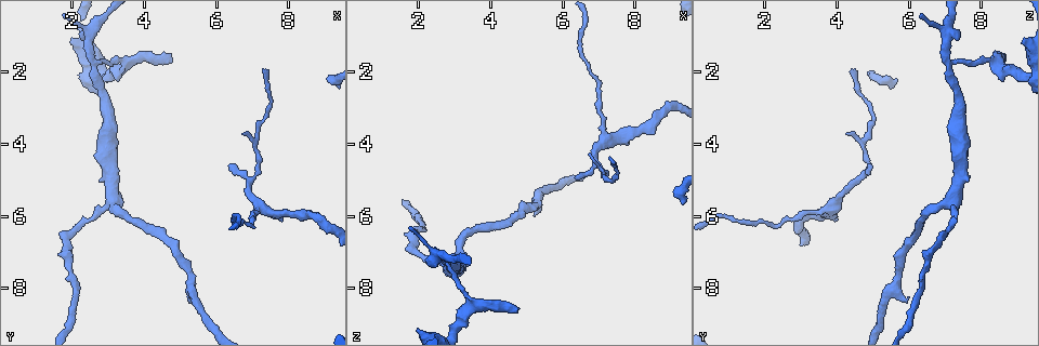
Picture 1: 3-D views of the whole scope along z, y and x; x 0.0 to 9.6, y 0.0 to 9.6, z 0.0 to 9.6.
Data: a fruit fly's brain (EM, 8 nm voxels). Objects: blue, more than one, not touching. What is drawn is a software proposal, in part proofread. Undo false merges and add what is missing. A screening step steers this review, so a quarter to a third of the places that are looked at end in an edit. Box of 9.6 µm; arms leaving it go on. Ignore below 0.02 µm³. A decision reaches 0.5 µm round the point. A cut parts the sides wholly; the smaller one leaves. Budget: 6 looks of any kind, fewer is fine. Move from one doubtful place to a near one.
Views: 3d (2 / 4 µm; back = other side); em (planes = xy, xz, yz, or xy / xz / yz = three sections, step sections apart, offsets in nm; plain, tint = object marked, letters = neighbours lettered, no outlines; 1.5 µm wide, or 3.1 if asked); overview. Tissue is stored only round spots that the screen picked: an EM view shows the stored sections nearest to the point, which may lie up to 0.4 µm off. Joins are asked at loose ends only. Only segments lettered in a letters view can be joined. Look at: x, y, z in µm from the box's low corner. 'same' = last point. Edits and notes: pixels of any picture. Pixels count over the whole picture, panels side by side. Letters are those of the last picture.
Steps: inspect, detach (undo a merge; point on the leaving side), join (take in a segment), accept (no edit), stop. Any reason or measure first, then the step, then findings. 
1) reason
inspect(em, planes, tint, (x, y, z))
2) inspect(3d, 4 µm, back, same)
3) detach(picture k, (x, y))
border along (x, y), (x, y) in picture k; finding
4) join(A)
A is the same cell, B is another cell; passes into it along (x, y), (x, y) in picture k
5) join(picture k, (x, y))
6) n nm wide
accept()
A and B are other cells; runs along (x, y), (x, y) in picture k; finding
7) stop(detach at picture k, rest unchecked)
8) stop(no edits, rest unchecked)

free end
inspect(em, planes, letters, (4.75, 1.80, 8.65))

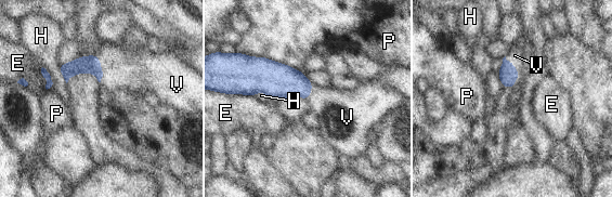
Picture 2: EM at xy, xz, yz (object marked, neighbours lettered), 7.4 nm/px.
join(V)
V is the same cell, E, H and P are other cells; passes into it along (507, 74), (517, 69), (515, 55) in picture 2; the neuron continues

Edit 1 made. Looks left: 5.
thick turns thin
inspect(3d, 4 µm, (2.70, 1.75, 7.10))

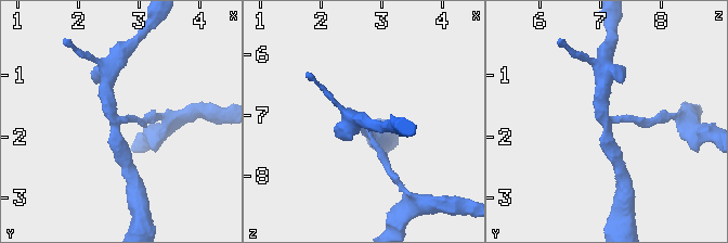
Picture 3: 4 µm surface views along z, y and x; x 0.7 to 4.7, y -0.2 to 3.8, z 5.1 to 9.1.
3 arms
inspect(em, xz, step 8, letters, (2.70, 1.75, 7.15))

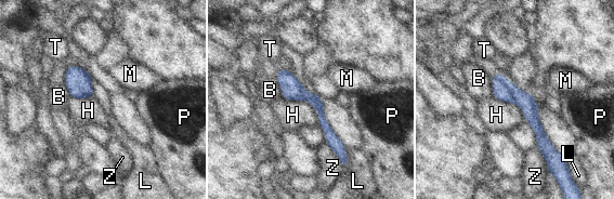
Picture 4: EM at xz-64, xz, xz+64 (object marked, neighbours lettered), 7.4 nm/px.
H touches over 360 nm
detach(picture 4, (525, 101))
B, H, L, M, P, T and Z are other cells; the part that leaves runs along (512, 87), (552, 155) in picture 4; a second neuron is stuck on

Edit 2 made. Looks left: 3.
see it whole again
inspect(overview)

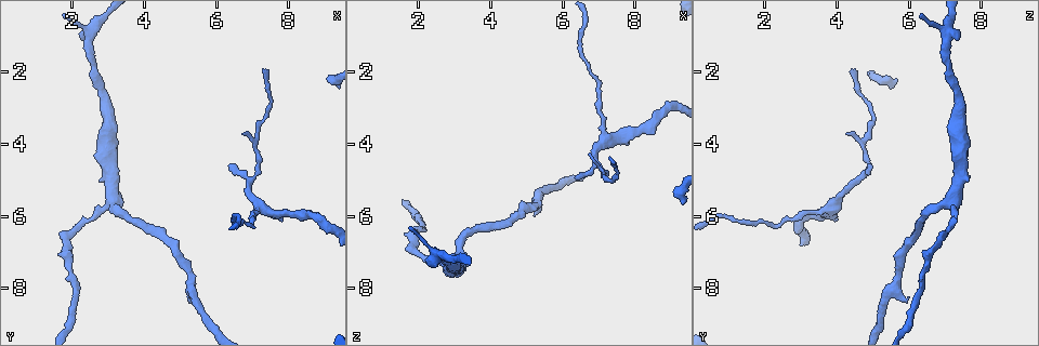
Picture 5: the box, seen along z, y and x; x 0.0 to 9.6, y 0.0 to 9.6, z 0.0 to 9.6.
thick turns thin
inspect(em, planes, plain, (3.15, 5.60, 7.15))

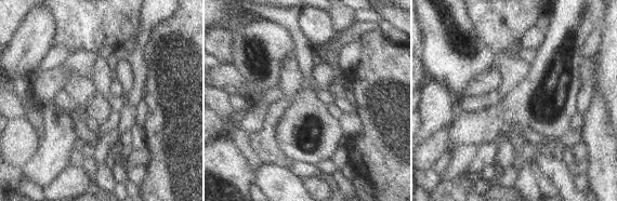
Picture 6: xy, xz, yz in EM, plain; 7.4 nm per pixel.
see the neighbours
inspect(em, planes, letters, same)

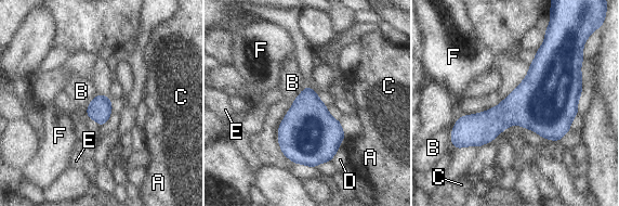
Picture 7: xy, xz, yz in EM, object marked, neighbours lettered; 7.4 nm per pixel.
accept()
A, B, C, D, E and F are other cells; border along (305, 86), (292, 101) in picture 7; all the same neuron

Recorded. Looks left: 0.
stop(join at picture 2, detach at picture 4, rest unchecked)

